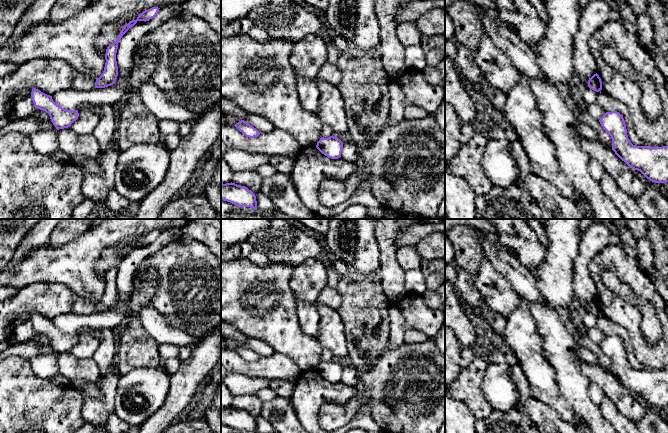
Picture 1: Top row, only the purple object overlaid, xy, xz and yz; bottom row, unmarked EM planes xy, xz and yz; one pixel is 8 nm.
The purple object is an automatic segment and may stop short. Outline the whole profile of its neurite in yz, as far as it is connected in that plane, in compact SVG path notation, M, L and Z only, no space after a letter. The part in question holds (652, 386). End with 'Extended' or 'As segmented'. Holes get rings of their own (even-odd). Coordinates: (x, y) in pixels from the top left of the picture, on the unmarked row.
M617 335L606 336L599 346L611 360L612 374L629 392L640 395L652 406L668 406L668 370L633 369L627 359L624 342Z. As segmented

